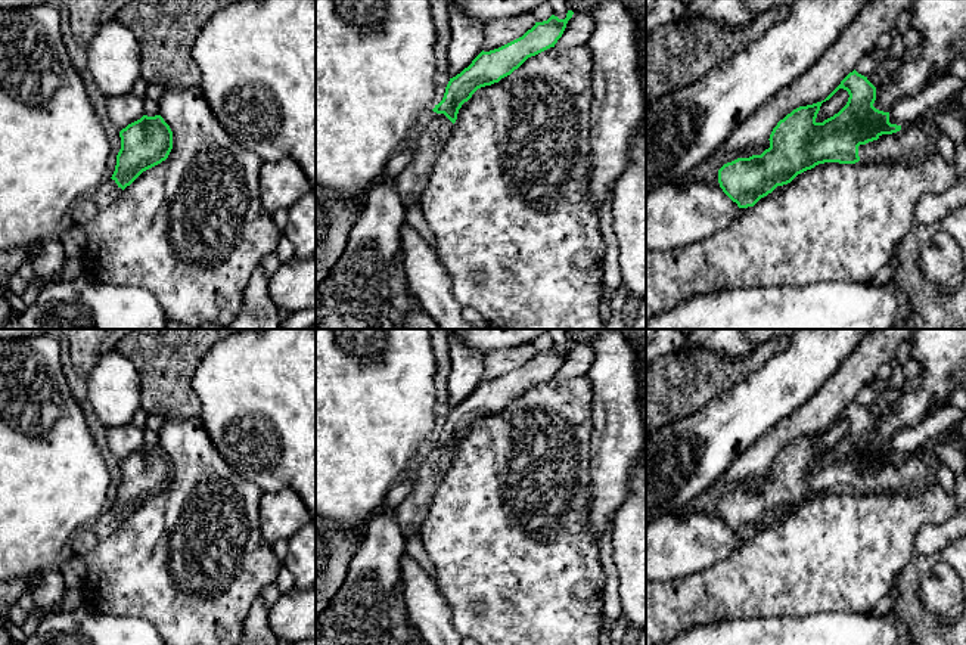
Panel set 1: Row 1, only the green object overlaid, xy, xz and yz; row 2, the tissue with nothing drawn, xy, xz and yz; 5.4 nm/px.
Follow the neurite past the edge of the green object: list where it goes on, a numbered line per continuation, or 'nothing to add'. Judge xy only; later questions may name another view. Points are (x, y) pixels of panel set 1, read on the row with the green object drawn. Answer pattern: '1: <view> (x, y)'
1: xy (106, 192)

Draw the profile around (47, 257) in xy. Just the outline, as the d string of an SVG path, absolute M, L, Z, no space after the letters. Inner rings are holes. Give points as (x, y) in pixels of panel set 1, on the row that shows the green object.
M58 238L38 242L31 251L31 263L35 275L47 285L56 283L63 269L66 255Z

